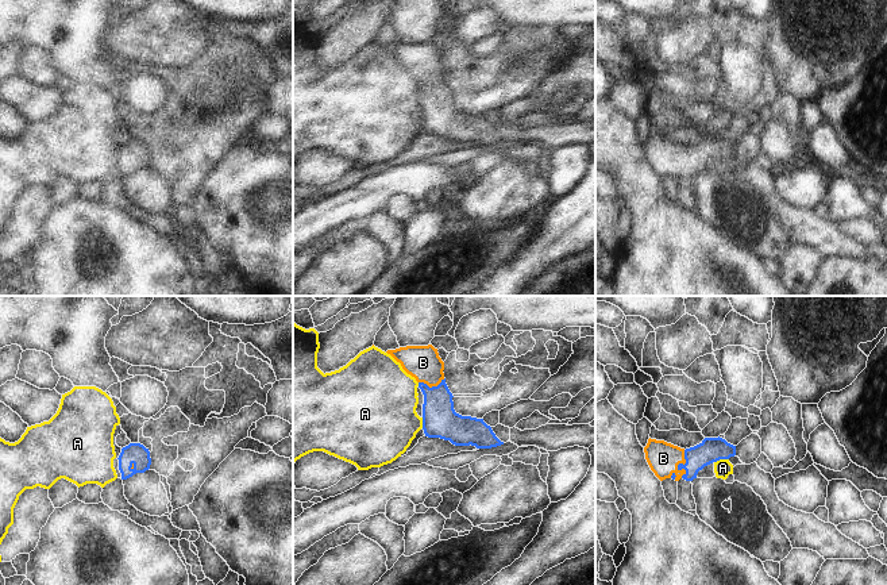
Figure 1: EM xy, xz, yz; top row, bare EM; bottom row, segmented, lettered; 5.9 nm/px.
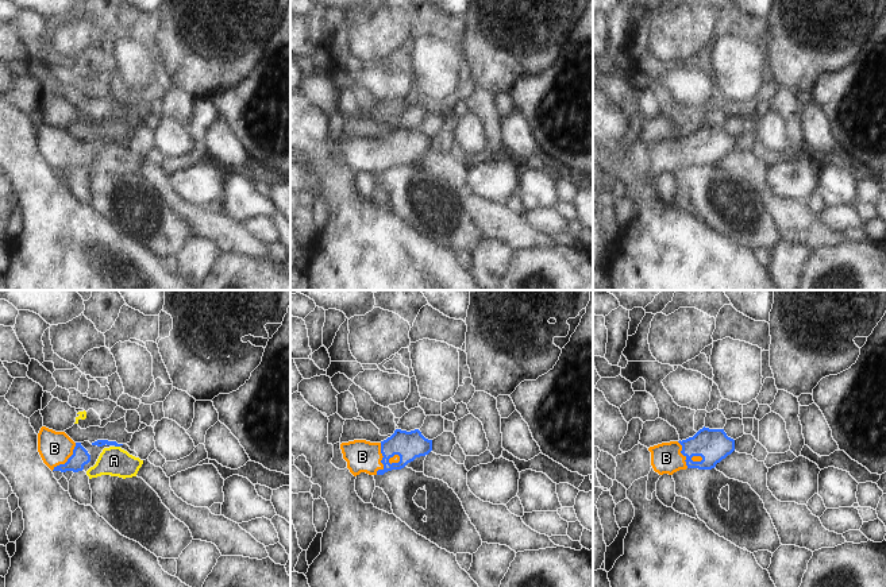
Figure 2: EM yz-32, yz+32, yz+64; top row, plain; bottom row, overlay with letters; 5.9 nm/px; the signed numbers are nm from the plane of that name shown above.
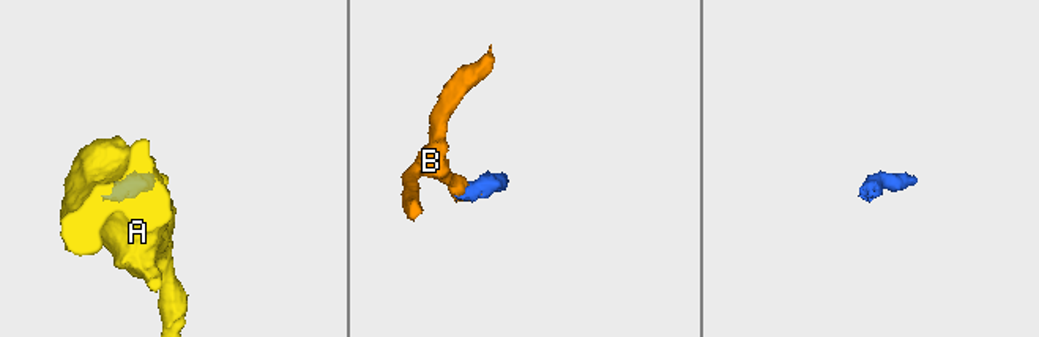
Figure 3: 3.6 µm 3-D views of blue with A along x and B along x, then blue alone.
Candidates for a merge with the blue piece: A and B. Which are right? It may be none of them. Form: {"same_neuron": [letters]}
{"same_neuron": ["B"]}

